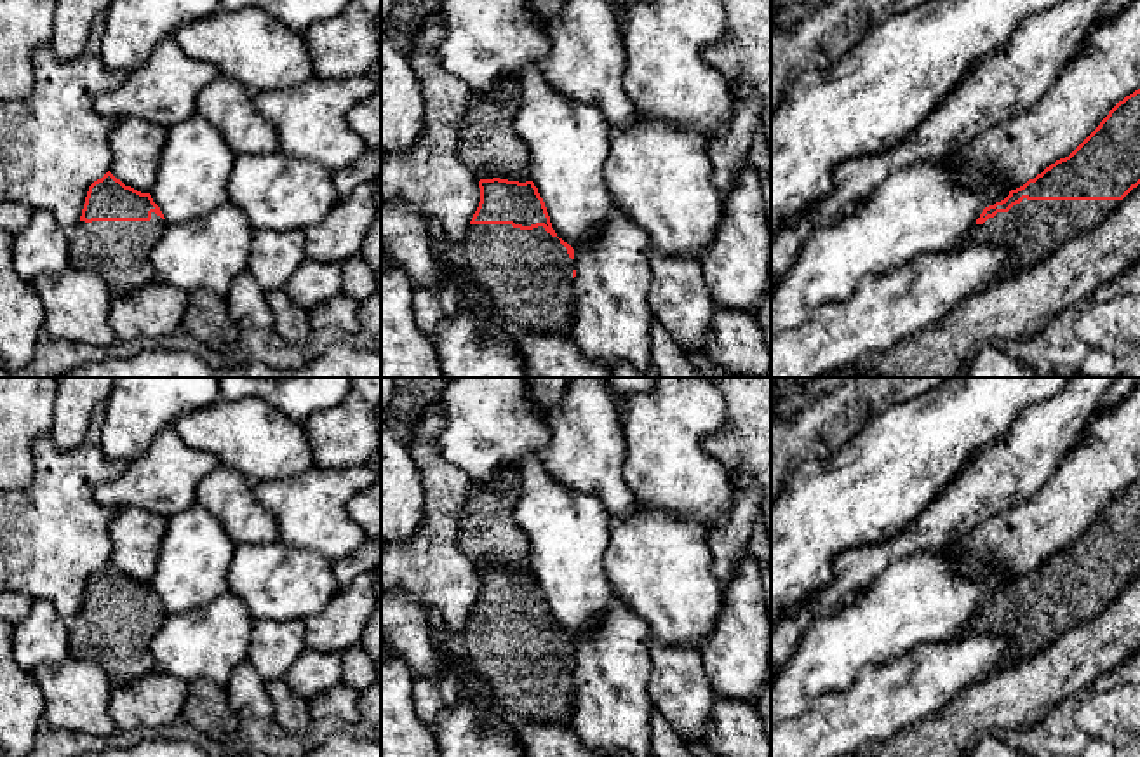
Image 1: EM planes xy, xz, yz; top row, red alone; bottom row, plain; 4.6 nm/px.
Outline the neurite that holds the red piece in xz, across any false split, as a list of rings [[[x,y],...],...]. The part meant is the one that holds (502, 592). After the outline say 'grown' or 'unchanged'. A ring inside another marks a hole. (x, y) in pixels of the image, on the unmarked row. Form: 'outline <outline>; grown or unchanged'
outline [[[480,569],[480,592],[459,633],[461,654],[482,677],[510,724],[571,726],[574,639],[557,626],[533,571]]]; grown

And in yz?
outline [[[1140,479],[1119,491],[1100,515],[1065,548],[1046,557],[1023,576],[983,599],[969,626],[985,623],[990,628],[1041,626],[1049,630],[1049,642],[1072,630],[1093,616],[1103,613],[1121,593],[1121,590],[1140,574]]]; grown

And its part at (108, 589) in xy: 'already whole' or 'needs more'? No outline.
needs more

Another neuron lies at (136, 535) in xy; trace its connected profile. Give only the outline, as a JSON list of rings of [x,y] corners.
[[[131,506],[118,512],[110,524],[110,562],[125,576],[150,583],[167,531],[167,517]]]

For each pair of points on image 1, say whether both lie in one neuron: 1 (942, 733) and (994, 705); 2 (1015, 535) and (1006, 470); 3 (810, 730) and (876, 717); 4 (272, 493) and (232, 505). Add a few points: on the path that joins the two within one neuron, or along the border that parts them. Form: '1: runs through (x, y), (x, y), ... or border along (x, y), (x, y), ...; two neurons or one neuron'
1: runs through (954, 728), (982, 709); one neuron
2: border along (1045, 482), (1031, 496), (975, 526); two neurons
3: runs through (825, 730), (860, 717); one neuron
4: border along (253, 486), (254, 498), (274, 517), (279, 533); two neurons

